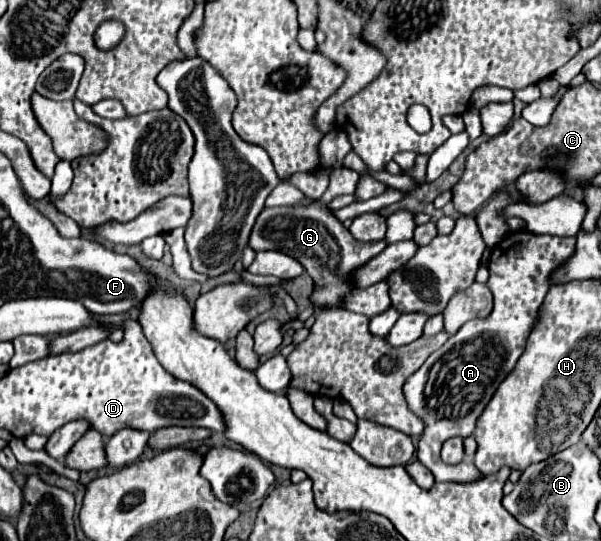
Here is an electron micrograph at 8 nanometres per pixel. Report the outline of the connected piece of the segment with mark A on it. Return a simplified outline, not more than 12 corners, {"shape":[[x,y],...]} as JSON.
{"shape":[[507,233],[491,315],[465,323],[405,381],[435,481],[473,481],[441,443],[473,433],[515,367],[575,237]]}

